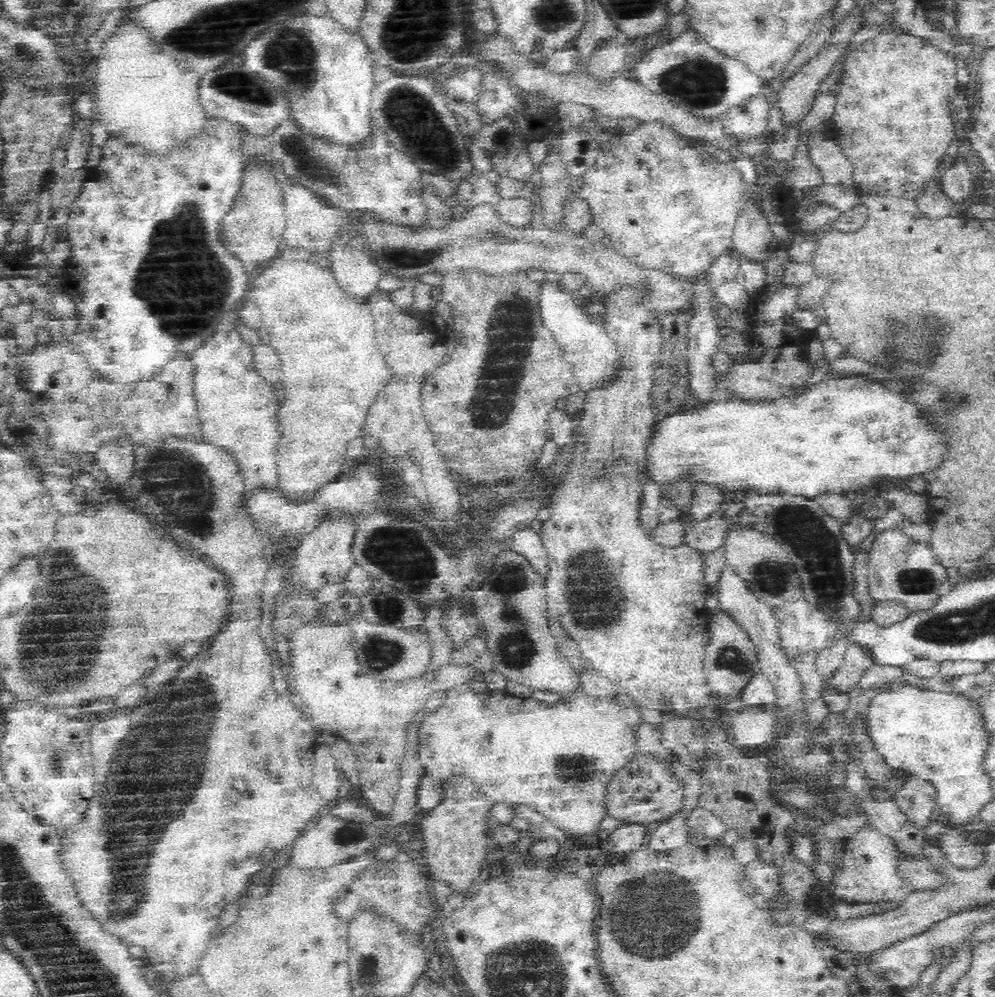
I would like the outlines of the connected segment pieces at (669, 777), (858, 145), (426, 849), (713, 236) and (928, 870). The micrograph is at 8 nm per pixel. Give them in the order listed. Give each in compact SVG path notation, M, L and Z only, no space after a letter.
M635 749L632 752L628 764L612 774L606 788L607 816L624 823L648 824L659 820L665 821L681 811L684 806L684 789L678 782L672 765L661 760L661 756L643 750Z
M888 32L886 34L880 33L875 39L868 39L859 48L847 57L845 66L843 67L842 80L830 89L836 92L836 101L834 104L834 118L825 125L827 134L834 139L837 144L840 144L841 151L844 153L848 163L852 165L852 181L858 185L868 184L868 186L876 187L872 190L877 195L894 195L902 196L905 199L916 199L916 196L922 192L922 186L926 182L935 179L938 165L942 162L946 150L956 139L956 132L954 131L955 123L951 116L951 100L958 91L958 82L956 79L957 64L954 58L948 56L944 51L932 45L930 41L919 36L914 36L904 32Z
M453 775L441 781L440 804L429 809L426 817L420 820L418 836L419 846L416 850L421 853L418 858L426 866L428 877L442 881L454 892L473 888L473 881L478 878L482 868L482 860L486 858L489 840L486 838L486 818L491 810L492 803L484 796L483 790L468 776Z
M659 120L641 122L636 130L621 134L612 145L603 147L596 162L580 176L578 196L587 200L593 223L611 239L616 252L642 268L693 281L705 274L724 251L734 248L733 230L739 216L747 210L750 187L742 174L730 166L729 159L714 159L714 151L703 145L696 146L696 162L686 160L683 138Z
M901 852L903 862L899 864L899 872L902 872L907 880L910 880L912 891L926 891L944 884L944 874L930 861L914 859L914 857Z

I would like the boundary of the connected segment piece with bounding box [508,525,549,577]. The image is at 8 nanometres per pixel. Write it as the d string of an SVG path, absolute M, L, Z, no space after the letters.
M528 525L519 527L512 534L508 547L513 552L524 556L537 575L547 576L549 555L544 549L540 535Z

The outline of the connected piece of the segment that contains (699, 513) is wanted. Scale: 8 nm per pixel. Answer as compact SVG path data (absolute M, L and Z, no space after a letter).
M694 483L693 497L690 502L690 508L686 515L682 515L680 519L684 521L700 522L706 520L724 500L723 491L718 486L710 483Z

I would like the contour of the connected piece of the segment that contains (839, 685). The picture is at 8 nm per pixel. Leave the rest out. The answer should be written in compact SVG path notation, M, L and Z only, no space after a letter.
M849 643L849 647L844 652L842 666L825 680L821 693L824 694L824 691L836 691L837 694L853 693L862 674L872 665L872 659L868 658L868 651L864 651L854 643Z

